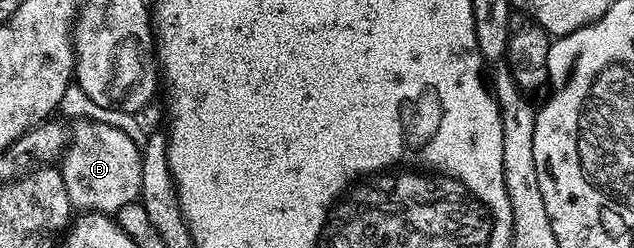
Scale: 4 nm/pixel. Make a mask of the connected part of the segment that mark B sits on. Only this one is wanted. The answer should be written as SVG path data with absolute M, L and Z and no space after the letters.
M81 120L76 125L68 135L65 153L59 162L69 205L81 212L116 215L123 204L131 204L141 197L140 145L111 124Z

